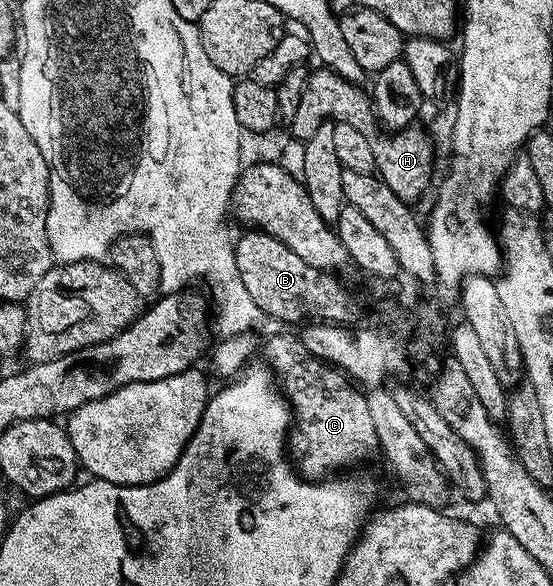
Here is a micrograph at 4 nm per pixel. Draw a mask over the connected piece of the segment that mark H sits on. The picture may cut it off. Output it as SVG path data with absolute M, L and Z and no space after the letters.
M327 69L319 70L313 70L309 74L306 89L302 89L302 101L290 121L291 138L305 140L314 137L318 125L329 121L354 125L354 129L358 129L358 133L362 133L362 137L366 137L374 149L375 174L378 178L390 185L392 192L398 193L403 203L415 204L415 199L422 198L432 183L434 140L431 134L425 128L423 131L419 125L411 125L395 133L382 133L376 122L376 112L372 110L369 92L363 86L338 77L338 73Z

